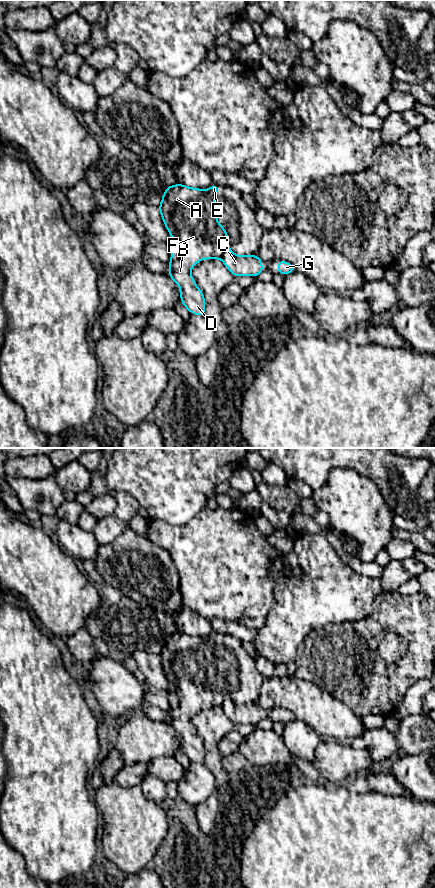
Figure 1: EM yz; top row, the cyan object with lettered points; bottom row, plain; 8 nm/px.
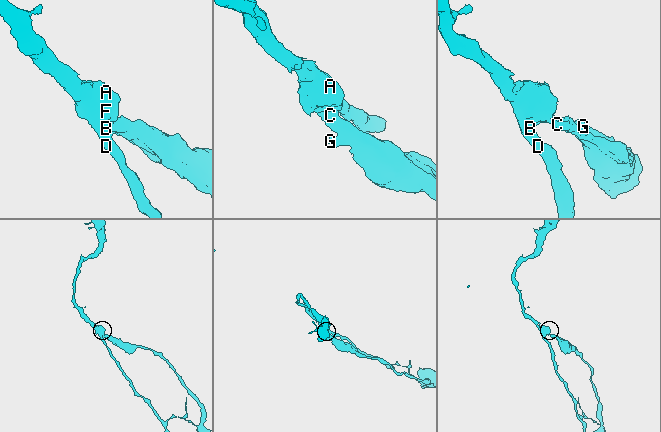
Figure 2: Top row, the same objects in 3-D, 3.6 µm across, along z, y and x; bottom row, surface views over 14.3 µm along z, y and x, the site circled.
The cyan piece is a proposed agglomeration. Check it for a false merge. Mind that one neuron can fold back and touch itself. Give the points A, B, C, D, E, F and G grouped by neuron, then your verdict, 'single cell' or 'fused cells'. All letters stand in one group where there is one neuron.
groups A B D E F / C G; fused cells

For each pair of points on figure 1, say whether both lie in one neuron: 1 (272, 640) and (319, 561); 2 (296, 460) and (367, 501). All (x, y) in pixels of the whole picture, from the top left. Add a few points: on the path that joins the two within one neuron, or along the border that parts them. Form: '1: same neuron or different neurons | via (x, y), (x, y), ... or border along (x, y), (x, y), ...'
1: same neuron | via (289, 621), (310, 593), (314, 581)
2: different neurons | border along (350, 469), (333, 468), (327, 481), (314, 491)

